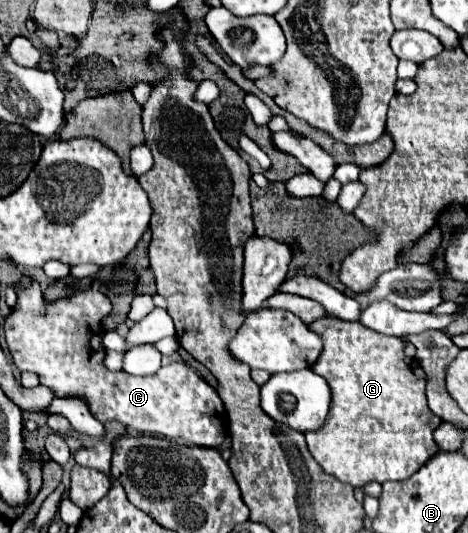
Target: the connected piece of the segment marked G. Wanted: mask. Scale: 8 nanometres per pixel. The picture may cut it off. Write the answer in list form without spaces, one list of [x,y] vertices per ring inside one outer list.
[[[332,315],[310,323],[310,329],[324,341],[324,349],[312,371],[324,377],[332,391],[330,413],[324,425],[318,431],[306,433],[306,443],[312,457],[326,473],[344,483],[350,483],[352,487],[360,487],[370,481],[402,481],[416,473],[430,457],[440,451],[432,439],[432,433],[442,423],[442,419],[428,409],[424,393],[426,373],[414,357],[404,355],[404,341]]]

